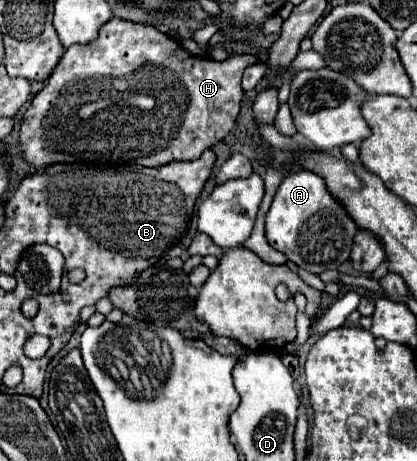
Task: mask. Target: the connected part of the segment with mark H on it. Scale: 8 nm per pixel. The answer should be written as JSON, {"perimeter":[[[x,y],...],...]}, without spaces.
{"perimeter":[[[111,18],[101,26],[97,40],[65,50],[45,88],[33,98],[21,124],[23,158],[35,170],[57,162],[137,164],[155,168],[173,160],[197,160],[233,128],[243,100],[241,74],[254,62],[258,58],[251,54],[231,55],[225,62],[197,58],[155,26]]]}

